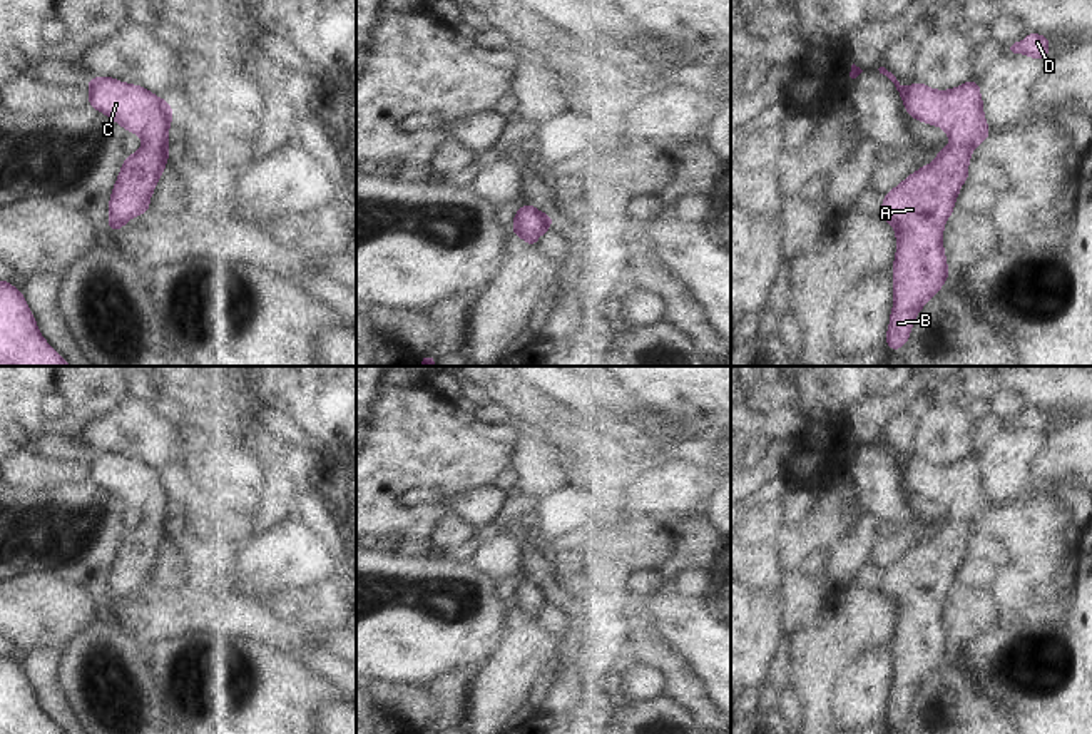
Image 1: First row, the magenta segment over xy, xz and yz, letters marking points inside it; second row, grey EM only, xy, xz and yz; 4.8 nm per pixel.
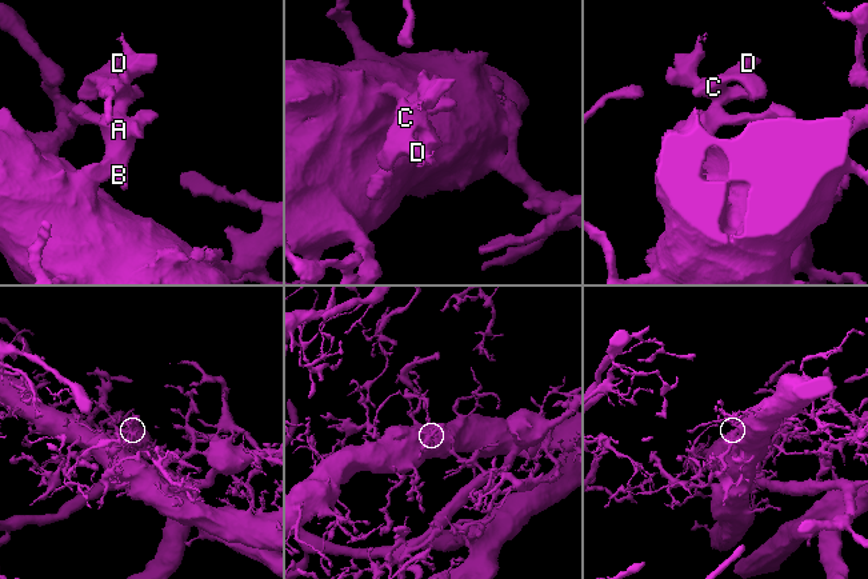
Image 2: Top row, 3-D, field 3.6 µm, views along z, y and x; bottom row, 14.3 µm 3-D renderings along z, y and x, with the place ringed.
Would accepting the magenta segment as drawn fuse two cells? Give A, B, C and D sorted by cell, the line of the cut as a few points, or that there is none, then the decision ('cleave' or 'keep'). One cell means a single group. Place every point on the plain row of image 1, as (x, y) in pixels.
A B C D | no cut | keep

